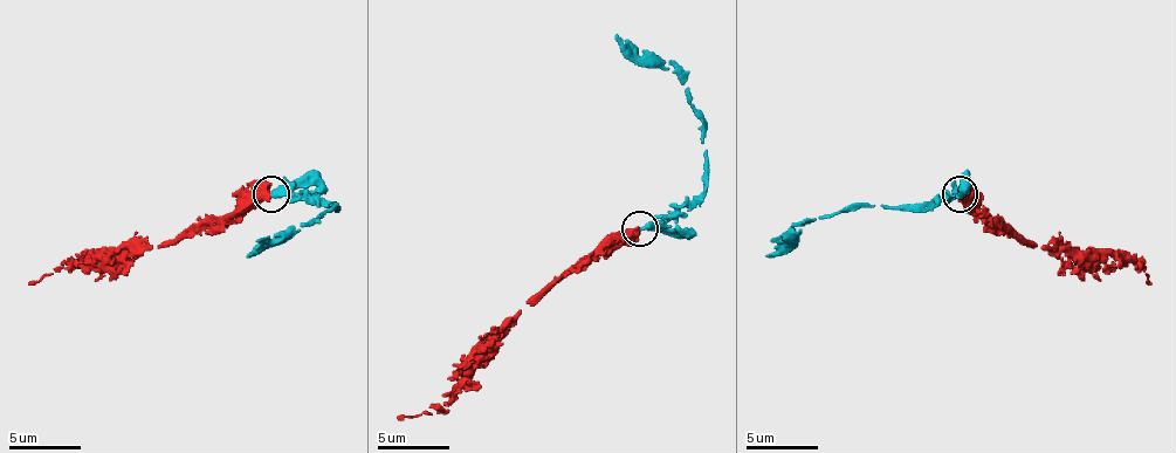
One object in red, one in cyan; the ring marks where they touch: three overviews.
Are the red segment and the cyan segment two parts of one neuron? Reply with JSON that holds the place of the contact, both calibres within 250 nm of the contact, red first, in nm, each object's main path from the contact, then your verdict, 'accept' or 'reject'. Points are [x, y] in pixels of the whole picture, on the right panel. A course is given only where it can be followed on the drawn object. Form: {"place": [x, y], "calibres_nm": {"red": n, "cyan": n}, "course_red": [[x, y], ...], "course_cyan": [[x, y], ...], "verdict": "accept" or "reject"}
{"place": [960, 194], "calibres_nm": {"red": 600, "cyan": 400}, "course_red": [[961, 196], [1018, 242], [1123, 249], [1148, 274], [1152, 286]], "course_cyan": [[961, 196], [921, 206], [848, 206], [809, 220], [765, 256]], "verdict": "accept"}

